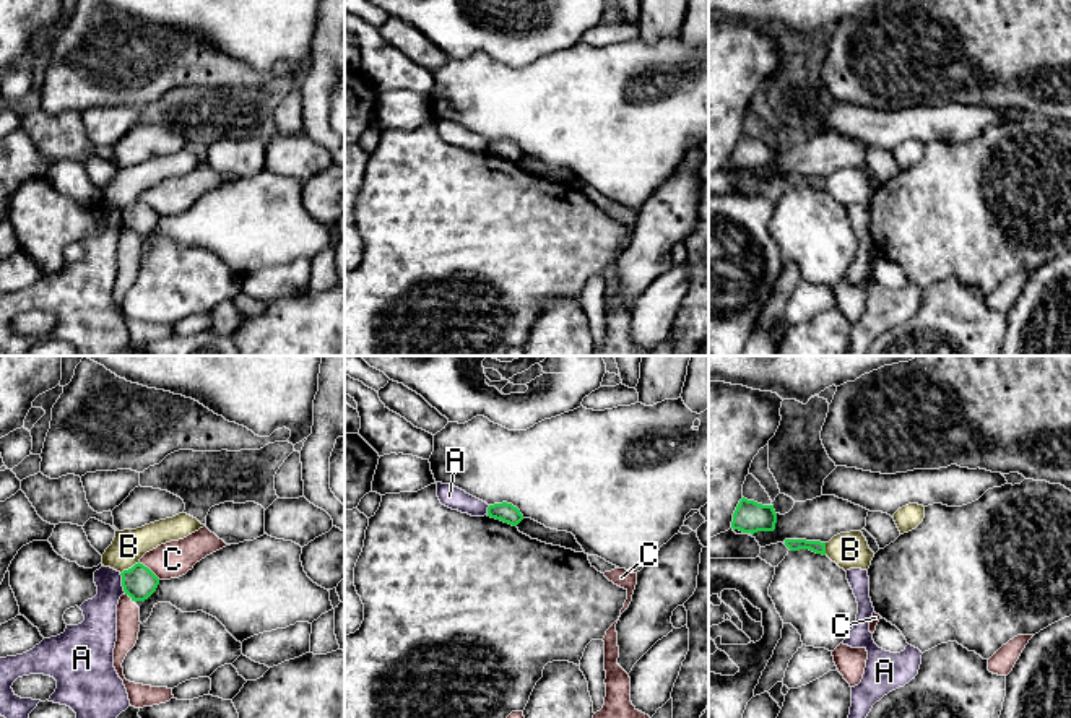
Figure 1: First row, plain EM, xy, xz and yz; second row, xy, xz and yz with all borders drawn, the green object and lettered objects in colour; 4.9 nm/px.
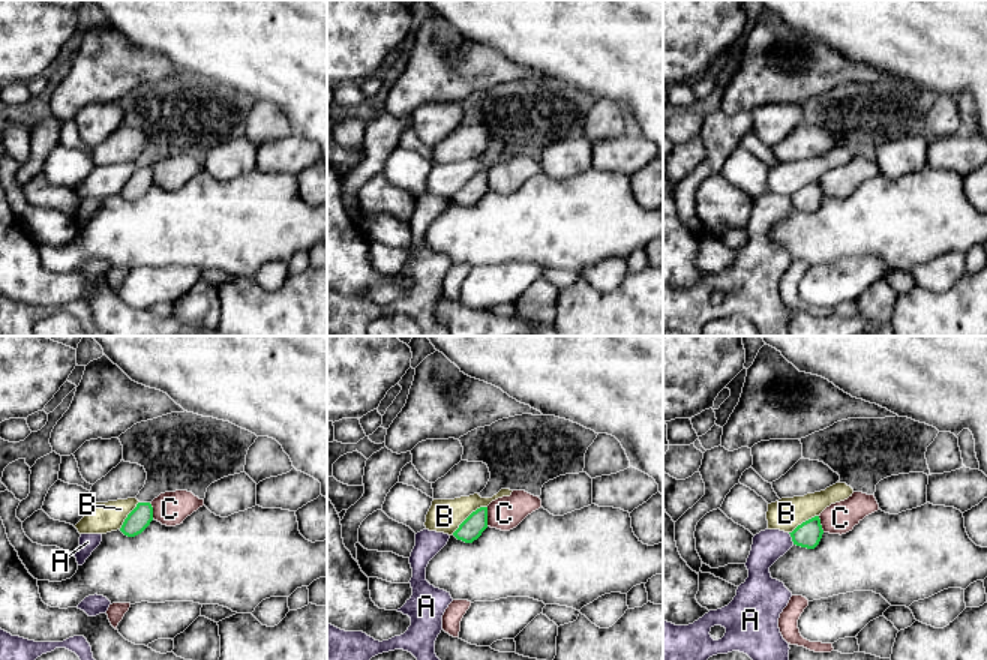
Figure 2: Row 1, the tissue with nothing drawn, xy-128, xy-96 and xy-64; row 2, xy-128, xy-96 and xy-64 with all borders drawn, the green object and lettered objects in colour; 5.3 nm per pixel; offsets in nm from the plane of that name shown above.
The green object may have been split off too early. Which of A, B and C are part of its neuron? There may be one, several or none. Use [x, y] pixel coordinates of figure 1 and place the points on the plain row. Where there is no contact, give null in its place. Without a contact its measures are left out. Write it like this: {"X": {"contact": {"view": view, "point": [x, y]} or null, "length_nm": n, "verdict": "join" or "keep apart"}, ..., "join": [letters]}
{"A": {"contact": {"view": "xy", "point": [122, 220]}, "length_nm": 110, "verdict": "keep apart"}, "B": {"contact": {"view": "xy", "point": [129, 205]}, "length_nm": 120, "verdict": "keep apart"}, "C": {"contact": {"view": "xy", "point": [148, 205]}, "length_nm": 140, "verdict": "keep apart"}, "join": []}

